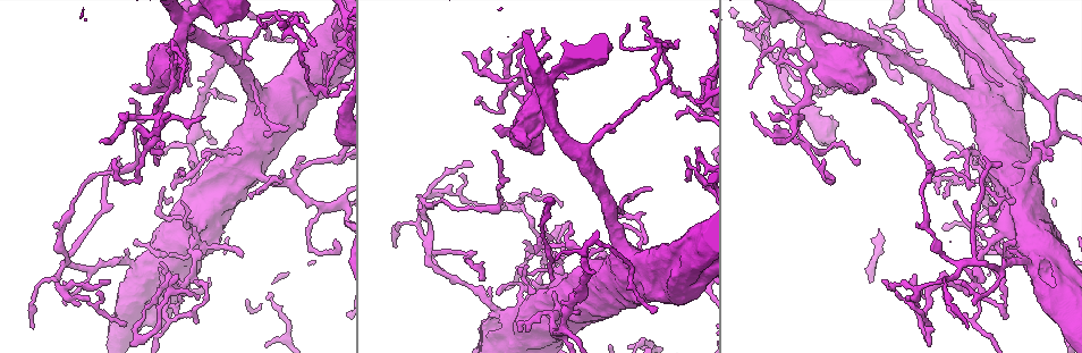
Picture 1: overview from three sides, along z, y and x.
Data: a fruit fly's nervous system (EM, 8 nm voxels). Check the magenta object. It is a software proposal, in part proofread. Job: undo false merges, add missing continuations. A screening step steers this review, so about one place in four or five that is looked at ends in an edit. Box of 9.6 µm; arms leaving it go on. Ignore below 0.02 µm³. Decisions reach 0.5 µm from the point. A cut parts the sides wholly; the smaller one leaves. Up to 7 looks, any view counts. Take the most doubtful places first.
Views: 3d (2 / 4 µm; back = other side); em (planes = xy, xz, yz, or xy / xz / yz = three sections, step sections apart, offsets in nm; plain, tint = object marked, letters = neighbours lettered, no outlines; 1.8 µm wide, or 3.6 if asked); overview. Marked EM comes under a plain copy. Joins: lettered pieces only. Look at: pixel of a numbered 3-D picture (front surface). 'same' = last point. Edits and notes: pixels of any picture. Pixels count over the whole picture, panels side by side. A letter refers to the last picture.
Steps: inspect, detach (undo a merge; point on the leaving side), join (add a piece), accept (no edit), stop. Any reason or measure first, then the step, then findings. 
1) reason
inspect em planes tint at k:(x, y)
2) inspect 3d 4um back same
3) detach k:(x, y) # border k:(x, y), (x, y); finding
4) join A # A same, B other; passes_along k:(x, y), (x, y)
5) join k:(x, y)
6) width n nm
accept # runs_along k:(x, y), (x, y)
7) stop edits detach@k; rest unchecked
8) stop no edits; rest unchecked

calibre changes
inspect 3d 2um at 1:(1023, 259)

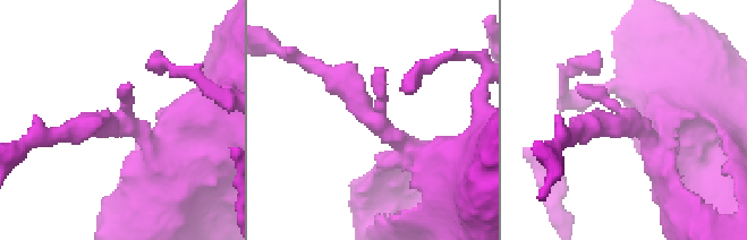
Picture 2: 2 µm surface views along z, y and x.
inspect em planes tint at 2:(374, 121)

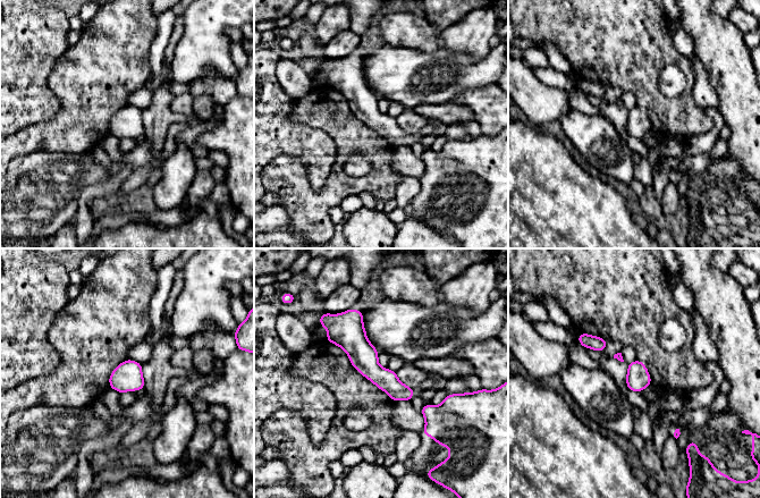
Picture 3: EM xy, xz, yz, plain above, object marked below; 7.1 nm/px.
see the neighbours
inspect em planes letters same

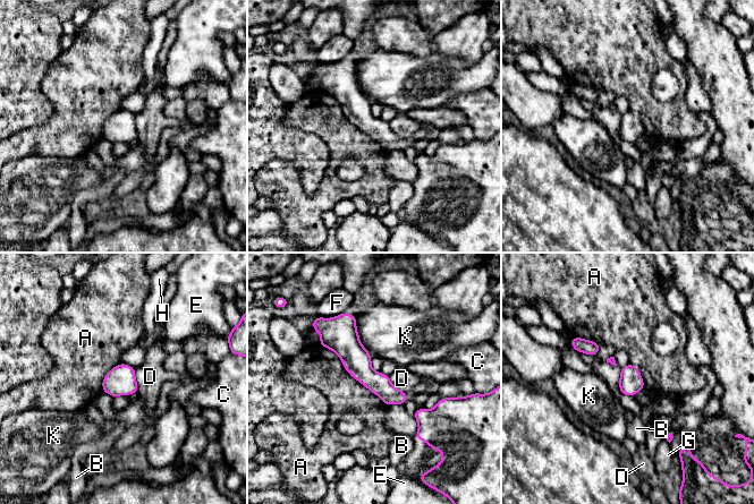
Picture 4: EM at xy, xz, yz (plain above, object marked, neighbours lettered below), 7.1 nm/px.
width 170 nm; longest_contact A 500 nm
accept # A other, B other, C other, D other, E other, F other, G other, H other, K other; one neuron here

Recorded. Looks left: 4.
inspect 3d 4um back at 1:(1009, 229)

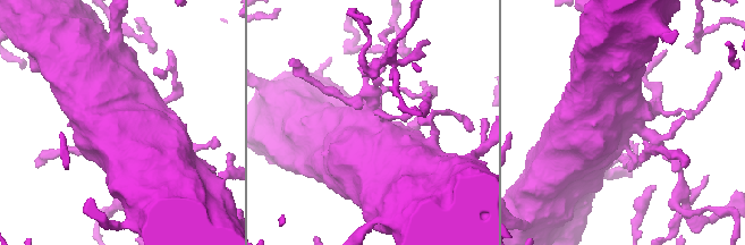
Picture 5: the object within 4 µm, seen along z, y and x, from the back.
shape alone is not enough
inspect em 3.6um xz step 4 tint at 5:(374, 121)

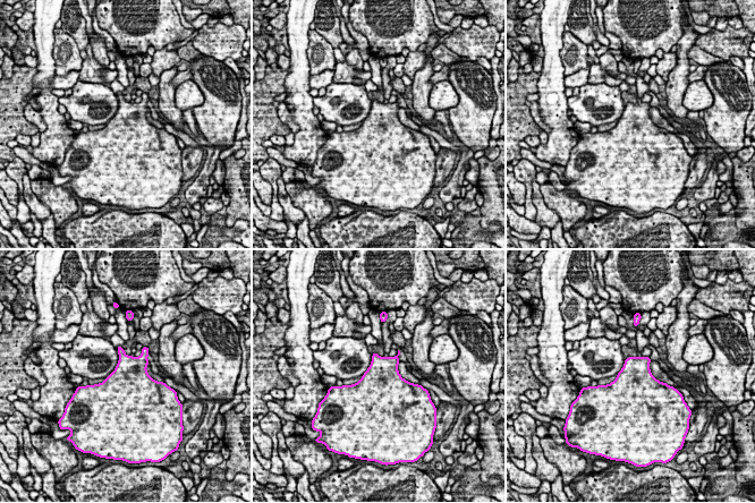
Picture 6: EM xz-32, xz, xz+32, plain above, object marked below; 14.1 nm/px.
cut it another way
inspect em 3.6um planes letters same

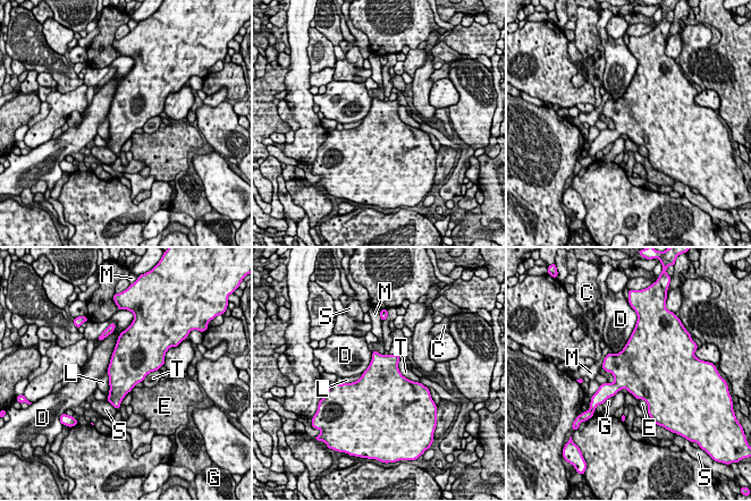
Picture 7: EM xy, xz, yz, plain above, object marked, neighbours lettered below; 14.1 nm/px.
accept # C other, D other, E other, G other, L other, M other, S other, T other; border 7:(119, 336), (107, 373); one neuron here

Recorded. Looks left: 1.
thick turns thin
inspect em planes letters at 1:(1009, 81)

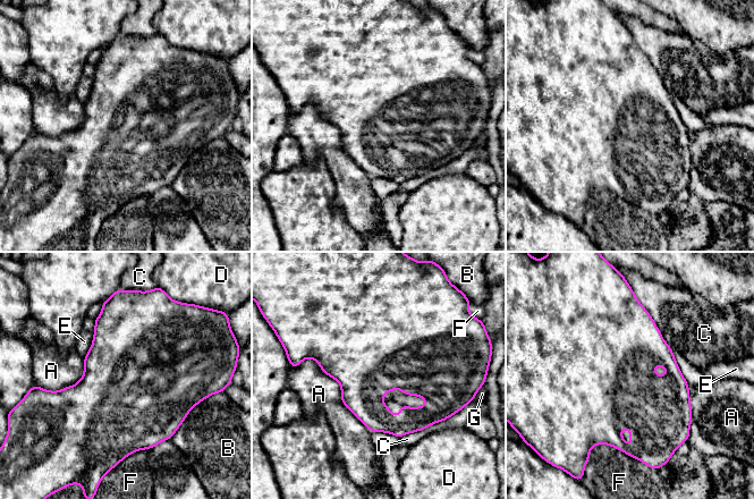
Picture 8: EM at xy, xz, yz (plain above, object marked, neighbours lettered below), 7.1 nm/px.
accept # A other, B other, C other, D other, E other, F other, G other; continuous, no second neuron

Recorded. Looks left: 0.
stop no edits; rest unchecked

